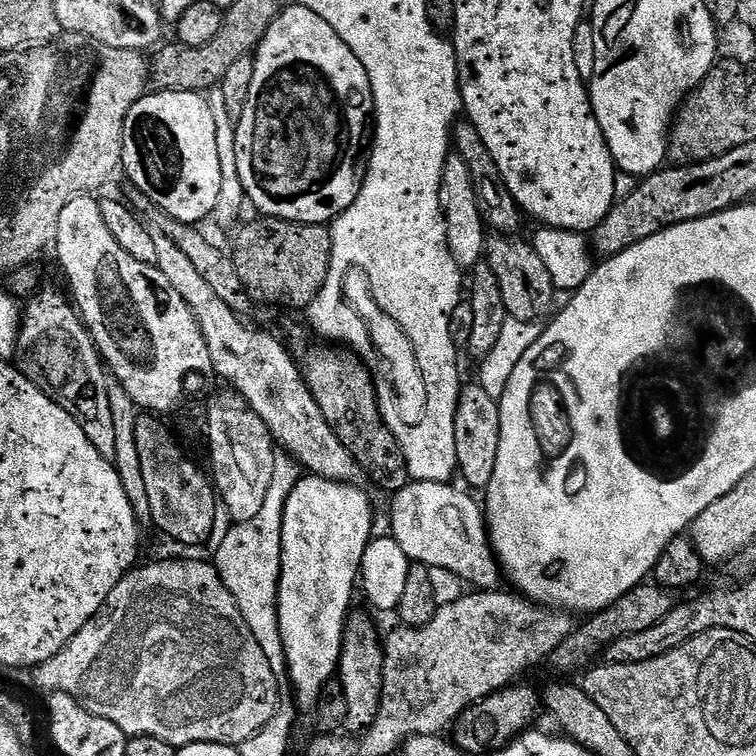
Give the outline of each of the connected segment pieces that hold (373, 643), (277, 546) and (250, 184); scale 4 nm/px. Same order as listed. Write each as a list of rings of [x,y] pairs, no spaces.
[[[353,611],[344,624],[338,679],[346,694],[346,722],[343,731],[348,734],[365,732],[374,722],[376,715],[380,713],[380,702],[384,699],[384,645],[382,643],[382,632],[380,636],[375,622],[364,612]]]
[[[277,455],[274,466],[274,478],[270,482],[270,490],[266,490],[266,502],[262,502],[262,510],[250,518],[250,522],[233,523],[232,529],[220,540],[216,548],[214,563],[226,590],[234,594],[234,602],[238,602],[238,610],[242,610],[242,618],[246,618],[246,626],[250,626],[250,634],[258,646],[262,646],[262,654],[270,661],[270,670],[279,677],[285,675],[288,663],[284,657],[282,634],[278,626],[278,586],[280,585],[280,567],[282,566],[282,518],[286,510],[286,498],[300,481],[302,469],[291,456]]]
[[[299,2],[285,7],[279,18],[272,23],[270,30],[266,30],[264,41],[254,53],[256,65],[254,78],[250,82],[250,98],[246,98],[246,110],[242,110],[242,118],[236,124],[236,153],[238,154],[238,174],[242,178],[242,186],[247,203],[255,206],[260,216],[277,216],[279,220],[293,220],[299,224],[327,225],[336,217],[343,214],[347,208],[358,198],[360,188],[364,185],[366,161],[370,155],[370,125],[374,120],[376,103],[372,97],[370,78],[366,68],[342,42],[338,34],[334,34],[334,26],[330,22],[322,22],[314,10],[302,6]]]

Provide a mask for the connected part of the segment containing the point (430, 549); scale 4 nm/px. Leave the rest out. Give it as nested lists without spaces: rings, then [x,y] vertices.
[[[418,480],[415,482],[409,482],[400,492],[395,493],[391,497],[392,500],[392,530],[390,530],[390,536],[396,540],[398,546],[402,548],[406,558],[411,561],[412,564],[424,564],[427,568],[441,568],[442,570],[450,570],[454,574],[458,574],[464,579],[465,585],[471,586],[476,590],[496,590],[501,587],[502,584],[502,569],[497,561],[496,554],[492,550],[492,542],[488,539],[488,521],[486,519],[486,512],[483,507],[480,508],[476,505],[476,500],[469,494],[463,487],[455,488],[455,483],[449,482],[446,484],[439,484],[438,482],[430,482],[429,480]]]

